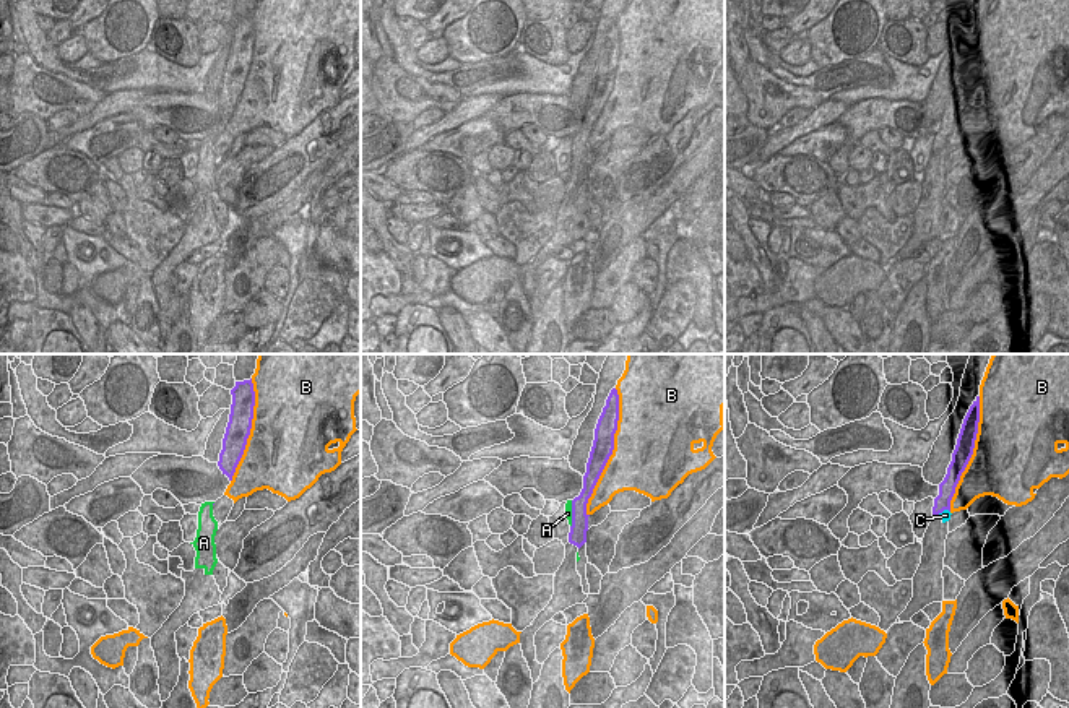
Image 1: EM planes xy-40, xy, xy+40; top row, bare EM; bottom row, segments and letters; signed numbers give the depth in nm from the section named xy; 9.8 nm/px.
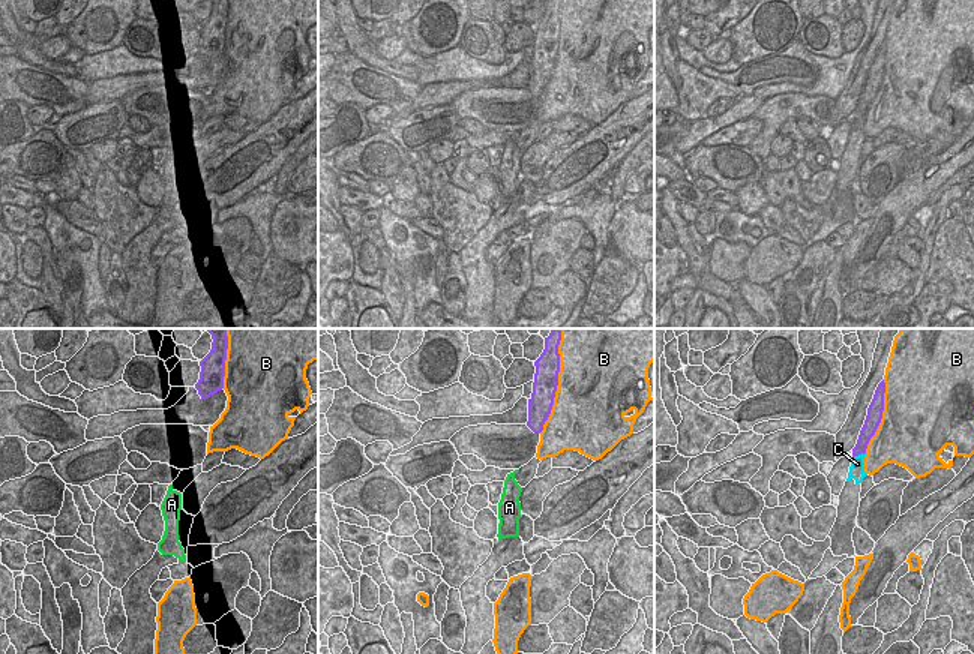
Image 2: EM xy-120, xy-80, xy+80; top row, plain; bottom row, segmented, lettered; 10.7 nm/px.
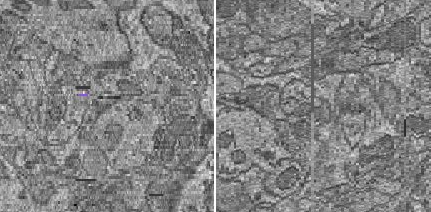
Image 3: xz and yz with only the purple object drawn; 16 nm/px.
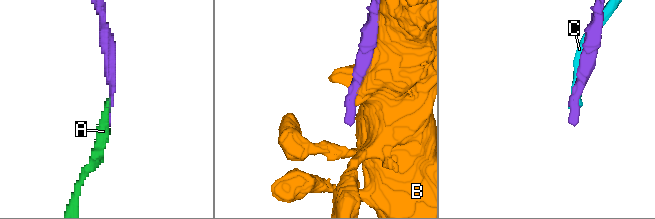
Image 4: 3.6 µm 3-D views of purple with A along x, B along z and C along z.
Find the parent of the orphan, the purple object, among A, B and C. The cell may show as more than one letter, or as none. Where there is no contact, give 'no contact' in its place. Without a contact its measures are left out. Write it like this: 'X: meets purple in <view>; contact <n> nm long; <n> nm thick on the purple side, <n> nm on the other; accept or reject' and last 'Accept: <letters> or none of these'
A: meets purple in xy; contact 280 nm long; 190 nm thick on the purple side, 70 nm on the other; accept
B: meets purple in xy; contact 1300 nm long; 220 nm thick on the purple side, 480 nm on the other; reject
C: meets purple in xy+40; contact 150 nm long; 160 nm thick on the purple side, 100 nm on the other; reject
Accept: A

